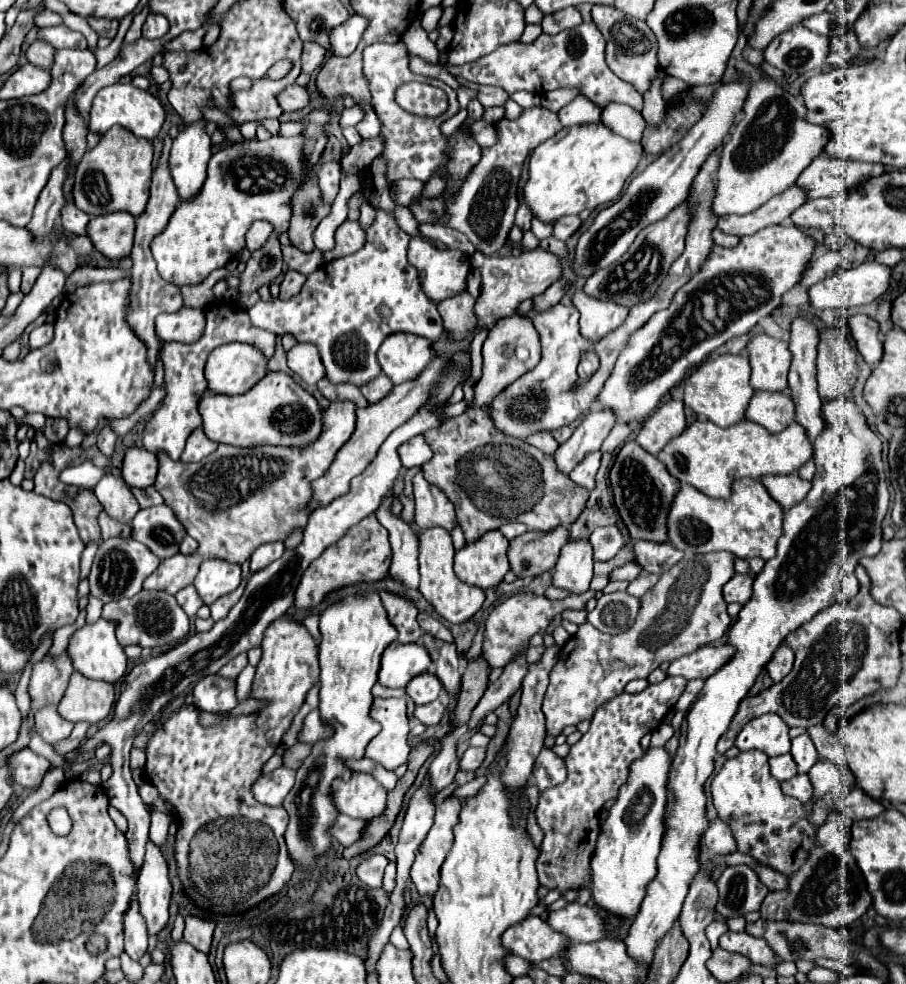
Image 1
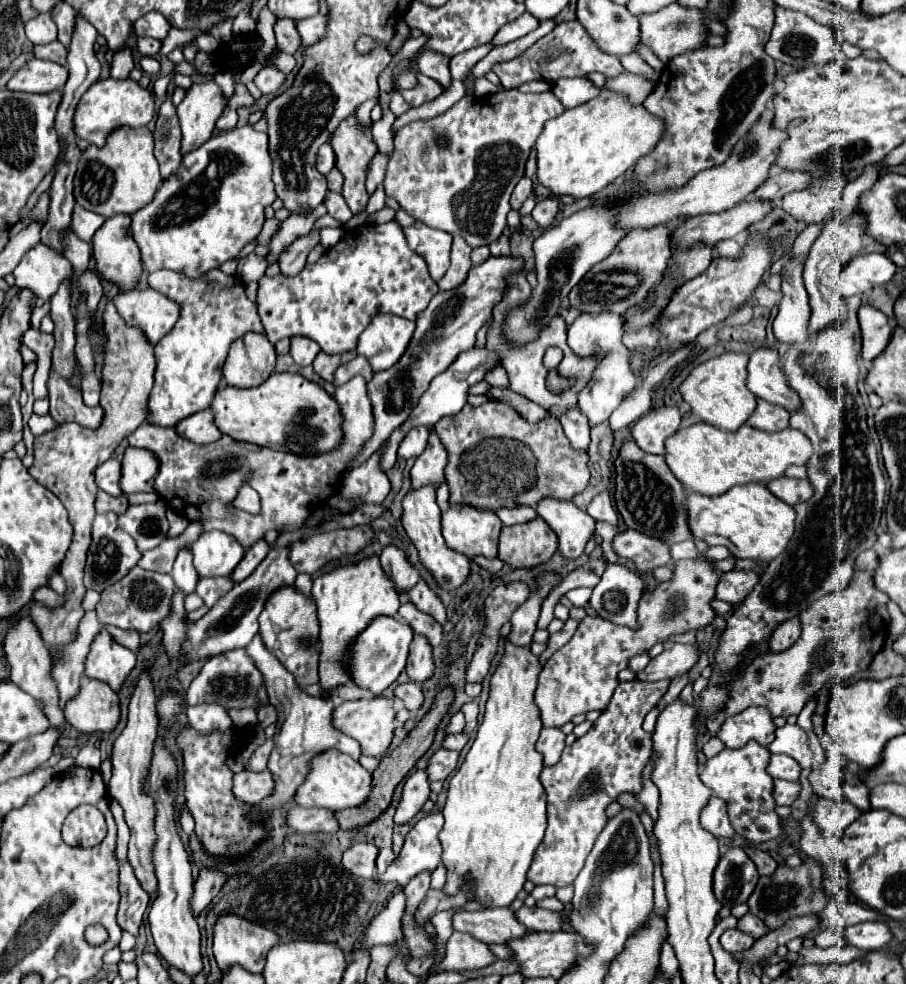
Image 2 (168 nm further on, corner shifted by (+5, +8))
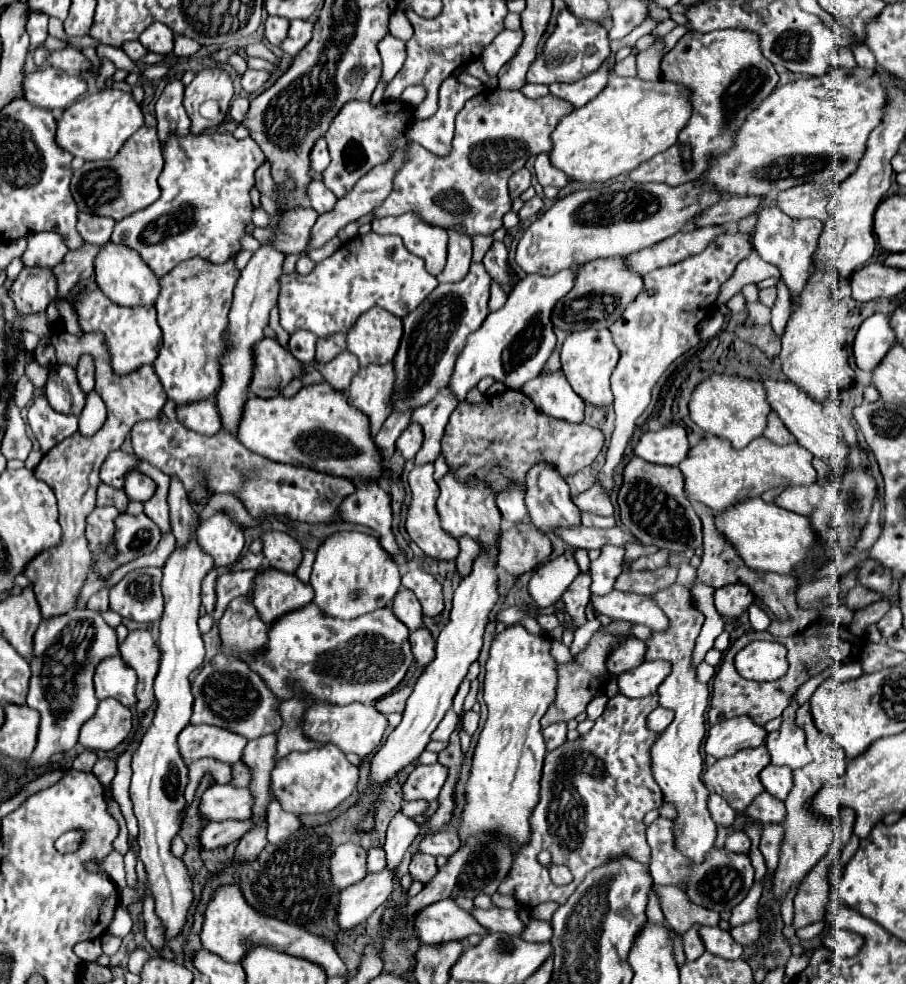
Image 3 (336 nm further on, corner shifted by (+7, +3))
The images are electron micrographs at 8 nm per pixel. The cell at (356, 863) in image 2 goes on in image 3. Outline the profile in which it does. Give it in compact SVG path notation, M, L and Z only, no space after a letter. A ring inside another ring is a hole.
M343 844L331 856L333 884L347 888L367 876L367 850L357 844Z

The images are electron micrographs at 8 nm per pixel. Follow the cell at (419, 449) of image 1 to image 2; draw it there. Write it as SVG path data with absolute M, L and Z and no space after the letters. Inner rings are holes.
M425 425L413 427L409 429L409 433L405 435L405 439L399 445L397 455L403 459L411 459L411 457L419 457L421 449L425 449L425 441L429 437L429 429Z

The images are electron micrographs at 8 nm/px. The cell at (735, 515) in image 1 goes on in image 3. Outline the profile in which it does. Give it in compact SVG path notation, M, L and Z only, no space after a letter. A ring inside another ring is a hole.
M749 498L739 506L731 506L731 510L717 514L715 522L719 522L719 530L727 534L727 542L739 550L743 562L753 570L791 574L793 566L807 558L809 546L815 546L815 532L811 530L807 516L783 510L763 498Z

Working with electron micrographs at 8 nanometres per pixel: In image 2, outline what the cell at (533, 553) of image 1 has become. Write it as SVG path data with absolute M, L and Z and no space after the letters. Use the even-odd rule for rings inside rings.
M539 517L501 529L499 559L513 569L537 567L557 551L557 535Z

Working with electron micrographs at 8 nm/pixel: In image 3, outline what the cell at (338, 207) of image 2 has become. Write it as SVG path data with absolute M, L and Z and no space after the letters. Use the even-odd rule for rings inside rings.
M313 180L307 188L307 194L309 194L309 204L319 212L319 214L325 214L327 210L333 210L335 208L335 202L337 202L337 196L331 194L331 190L327 190L327 186L319 180Z

